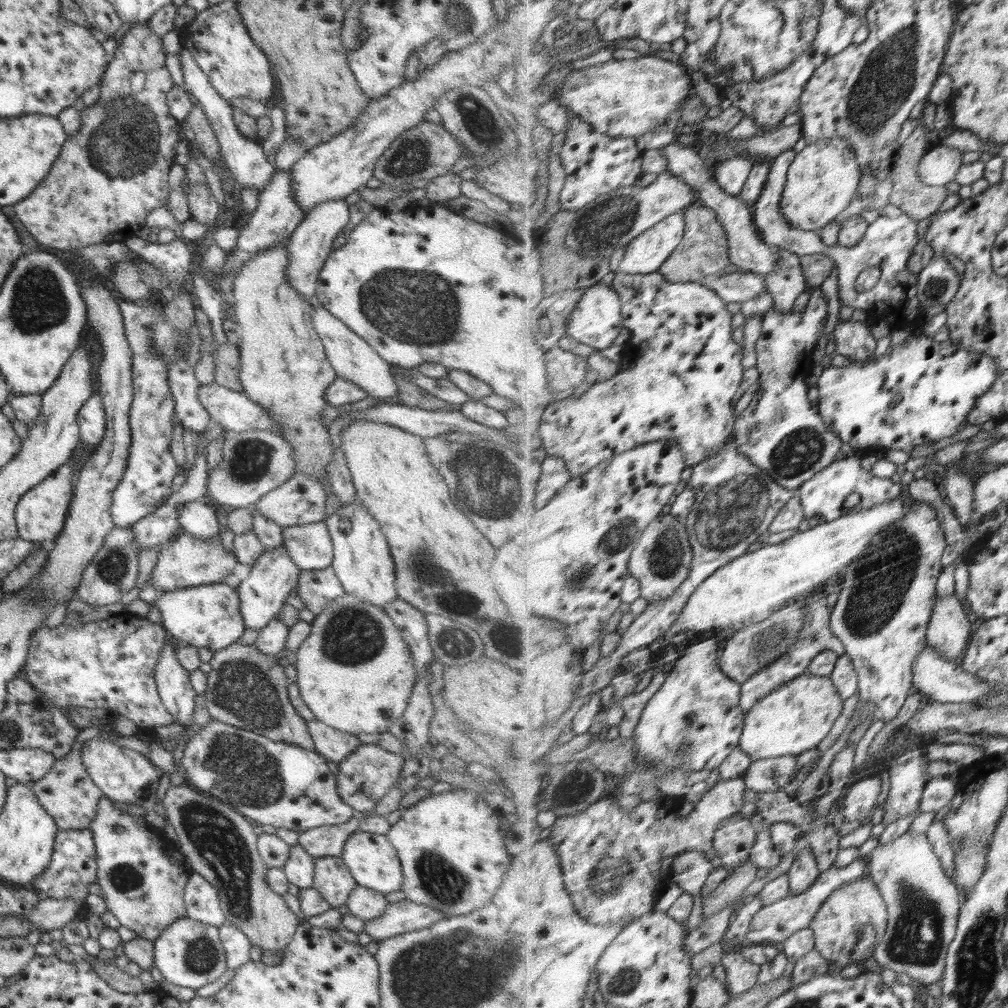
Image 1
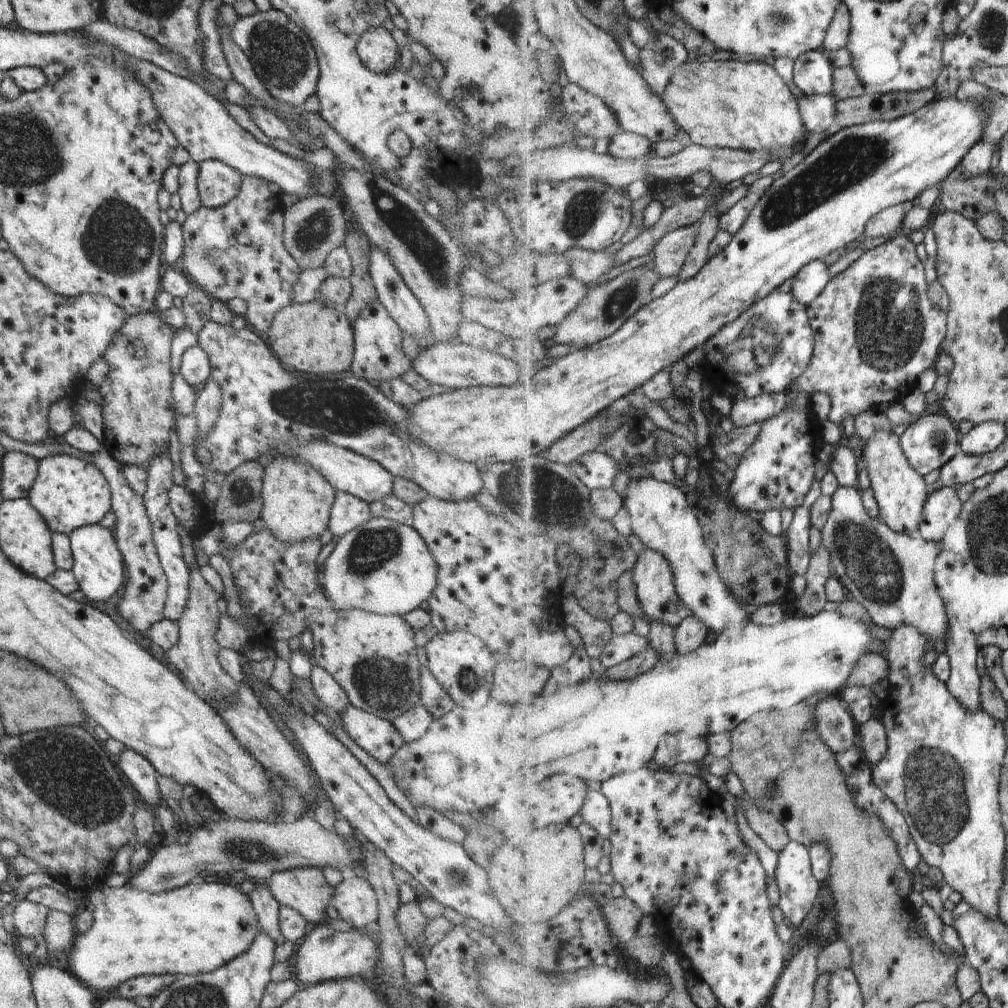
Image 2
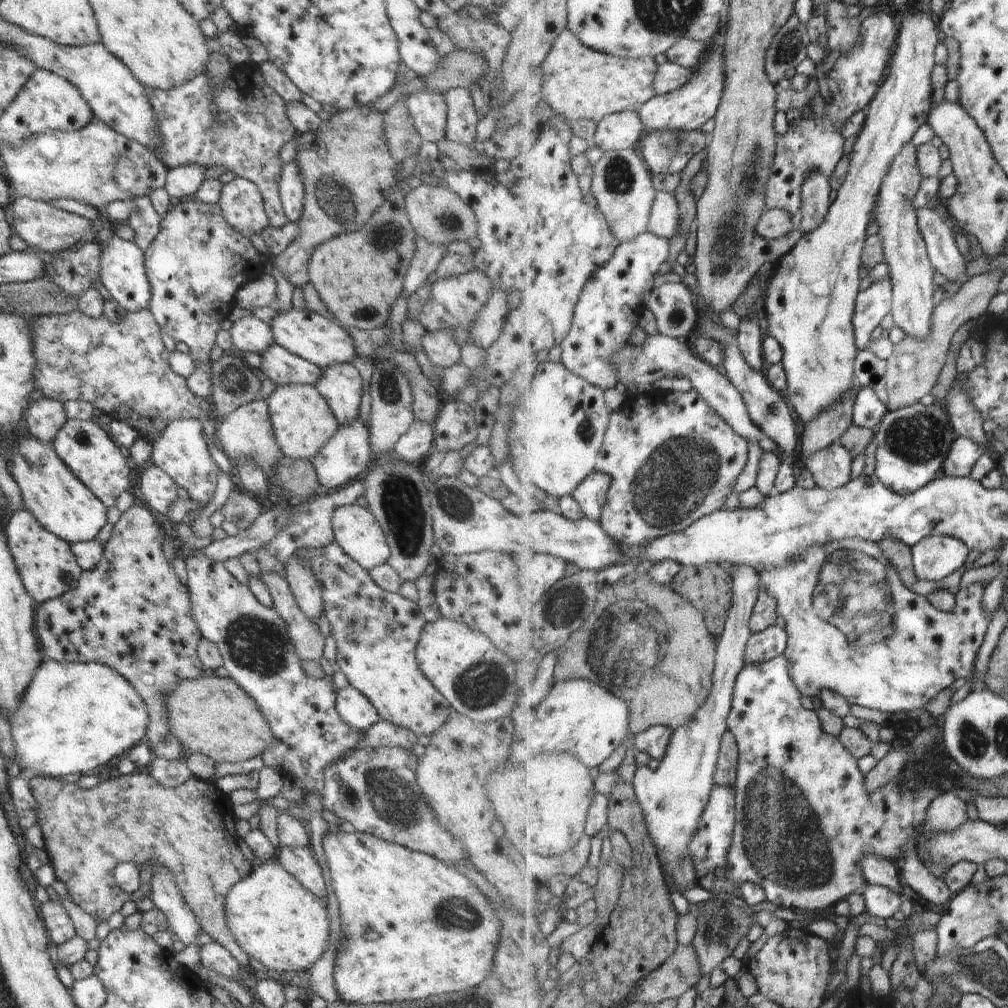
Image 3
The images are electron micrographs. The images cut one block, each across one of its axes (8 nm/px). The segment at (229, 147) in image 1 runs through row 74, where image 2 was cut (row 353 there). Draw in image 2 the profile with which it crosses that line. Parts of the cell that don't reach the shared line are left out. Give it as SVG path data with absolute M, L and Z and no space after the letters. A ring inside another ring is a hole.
M196 344L182 355L178 371L190 386L198 390L211 378L212 367L208 355Z

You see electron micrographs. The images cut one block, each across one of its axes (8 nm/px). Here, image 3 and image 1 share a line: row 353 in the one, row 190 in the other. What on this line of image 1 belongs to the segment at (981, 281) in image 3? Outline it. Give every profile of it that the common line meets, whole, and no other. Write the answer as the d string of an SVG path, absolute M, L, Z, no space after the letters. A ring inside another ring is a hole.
M922 119L921 124L917 126L910 138L903 144L900 160L898 160L894 175L892 175L892 178L894 178L894 191L890 203L902 207L917 221L926 220L926 218L936 214L942 208L942 204L948 200L948 196L951 195L948 186L927 186L919 174L920 164L924 156L929 152L926 146L928 146L928 132L931 131L932 129L928 126L928 122L924 122Z

